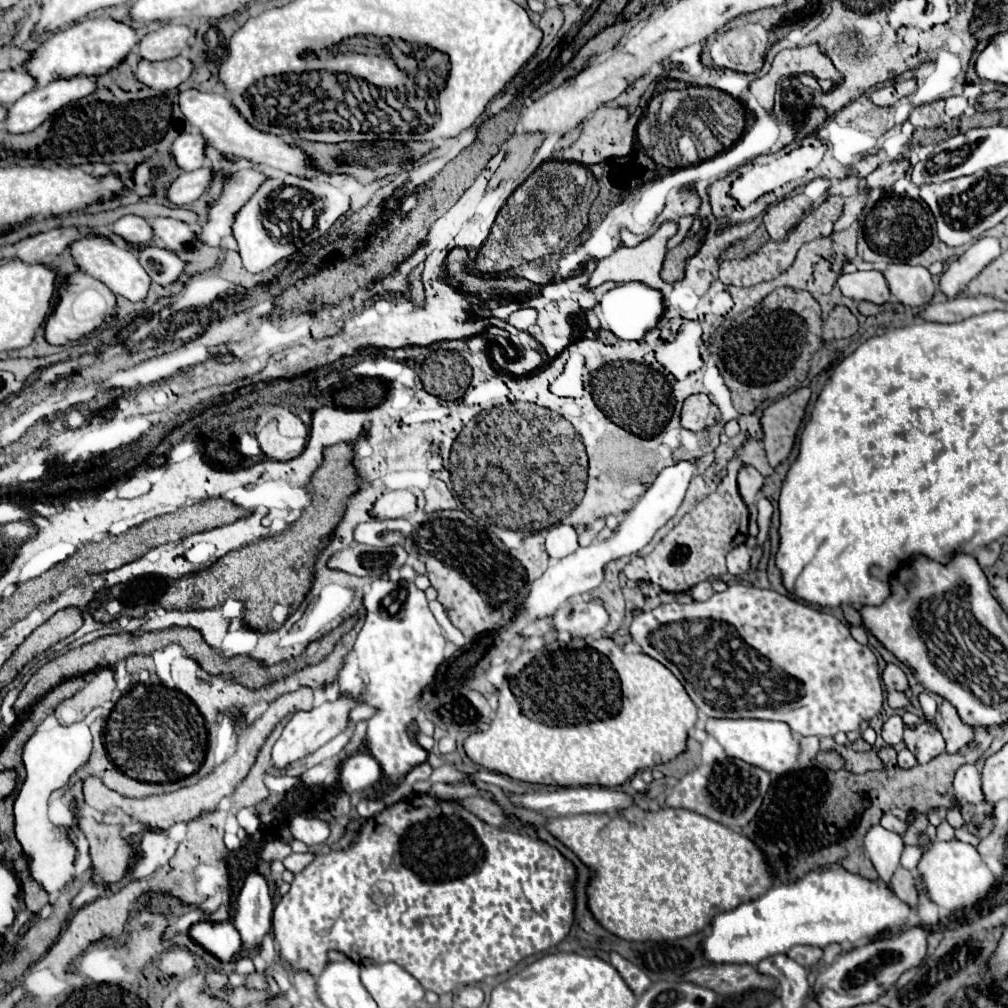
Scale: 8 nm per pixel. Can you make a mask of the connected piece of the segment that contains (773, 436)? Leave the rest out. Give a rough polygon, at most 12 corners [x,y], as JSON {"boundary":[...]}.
{"boundary":[[810,388],[764,410],[764,448],[772,468],[790,456]]}

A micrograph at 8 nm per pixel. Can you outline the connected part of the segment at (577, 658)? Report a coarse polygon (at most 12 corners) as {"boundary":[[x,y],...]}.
{"boundary":[[610,638],[522,652],[492,772],[626,784],[686,750],[680,680]]}

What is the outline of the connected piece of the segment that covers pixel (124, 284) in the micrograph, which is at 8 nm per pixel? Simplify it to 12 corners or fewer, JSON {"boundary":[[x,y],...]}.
{"boundary":[[104,238],[74,242],[82,272],[132,302],[152,280],[130,250]]}

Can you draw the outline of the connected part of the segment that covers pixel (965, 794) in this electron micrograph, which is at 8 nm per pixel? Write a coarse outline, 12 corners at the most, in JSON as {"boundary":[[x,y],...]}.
{"boundary":[[974,764],[958,768],[954,794],[982,804],[980,772]]}

